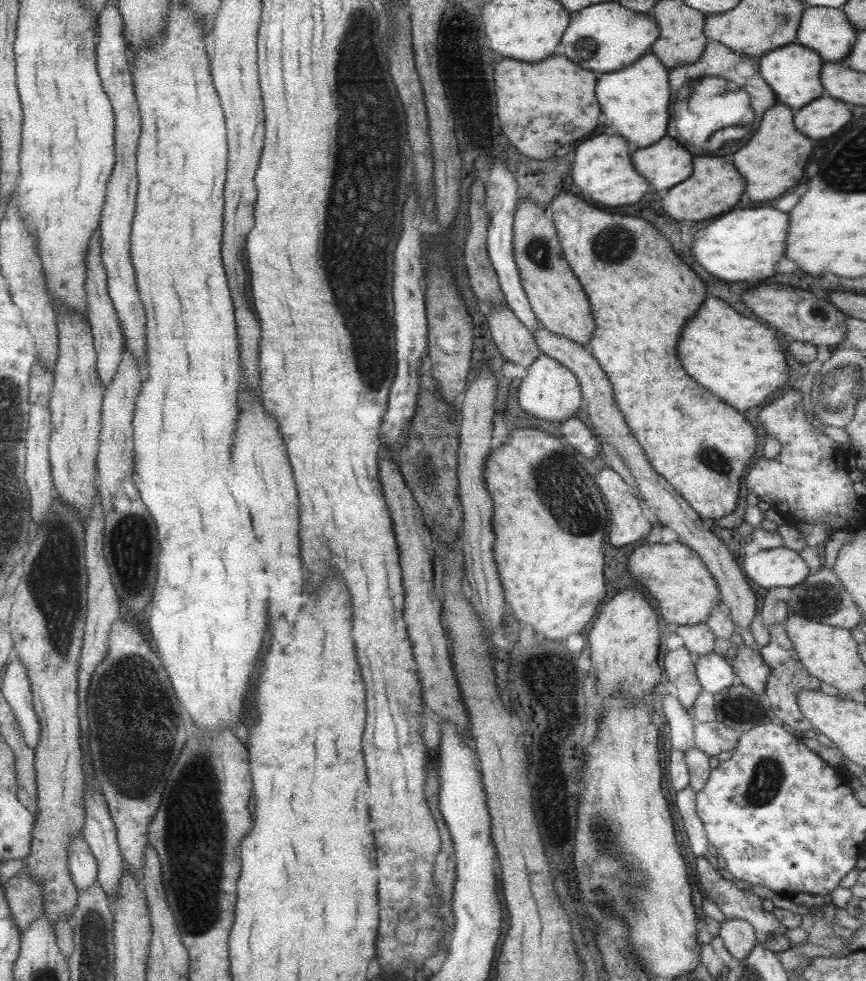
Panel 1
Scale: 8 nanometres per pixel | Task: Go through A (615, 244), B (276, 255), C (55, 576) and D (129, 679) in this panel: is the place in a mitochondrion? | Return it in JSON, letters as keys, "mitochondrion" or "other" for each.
{"A":"mitochondrion","B":"other","C":"mitochondrion","D":"mitochondrion"}

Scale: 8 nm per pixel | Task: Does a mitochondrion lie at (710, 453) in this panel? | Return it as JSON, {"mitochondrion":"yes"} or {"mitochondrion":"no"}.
{"mitochondrion":"yes"}

